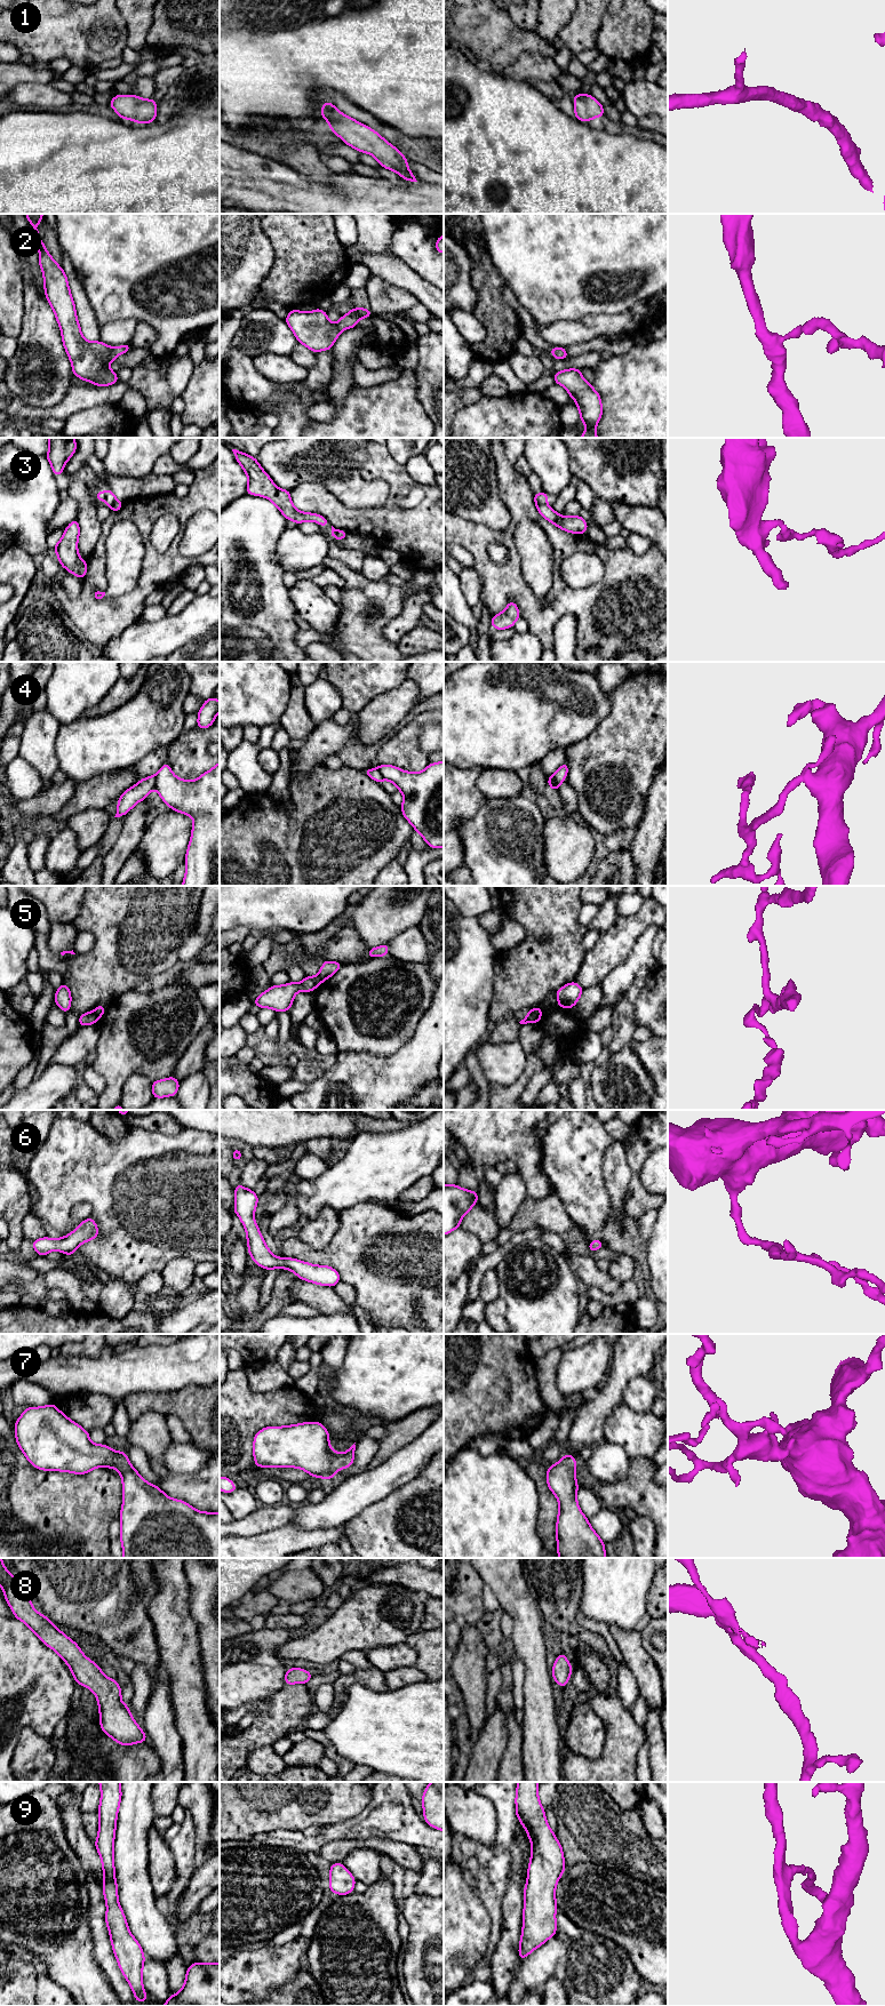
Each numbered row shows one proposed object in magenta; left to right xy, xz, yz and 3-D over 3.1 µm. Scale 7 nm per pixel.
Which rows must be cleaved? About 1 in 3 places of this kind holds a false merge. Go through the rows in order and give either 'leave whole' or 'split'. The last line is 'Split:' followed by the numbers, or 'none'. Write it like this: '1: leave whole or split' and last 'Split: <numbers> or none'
1: leave whole
2: leave whole
3: split
4: split
5: split
6: leave whole
7: leave whole
8: leave whole
9: leave whole
Split: 3, 4, 5

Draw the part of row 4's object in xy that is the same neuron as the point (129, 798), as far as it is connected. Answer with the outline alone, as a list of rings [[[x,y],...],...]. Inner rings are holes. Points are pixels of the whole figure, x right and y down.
[[[157,774],[139,782],[126,790],[118,799],[117,814],[114,817],[126,815],[137,802],[145,800],[152,789],[156,789]]]

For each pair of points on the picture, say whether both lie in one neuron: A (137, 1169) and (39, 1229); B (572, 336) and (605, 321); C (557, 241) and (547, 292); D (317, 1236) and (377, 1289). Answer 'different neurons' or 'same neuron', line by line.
A: different neurons
B: same neuron
C: same neuron
D: different neurons

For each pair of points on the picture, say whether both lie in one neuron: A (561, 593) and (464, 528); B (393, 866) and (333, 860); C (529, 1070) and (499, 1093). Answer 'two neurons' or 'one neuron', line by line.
A: one neuron
B: two neurons
C: one neuron

